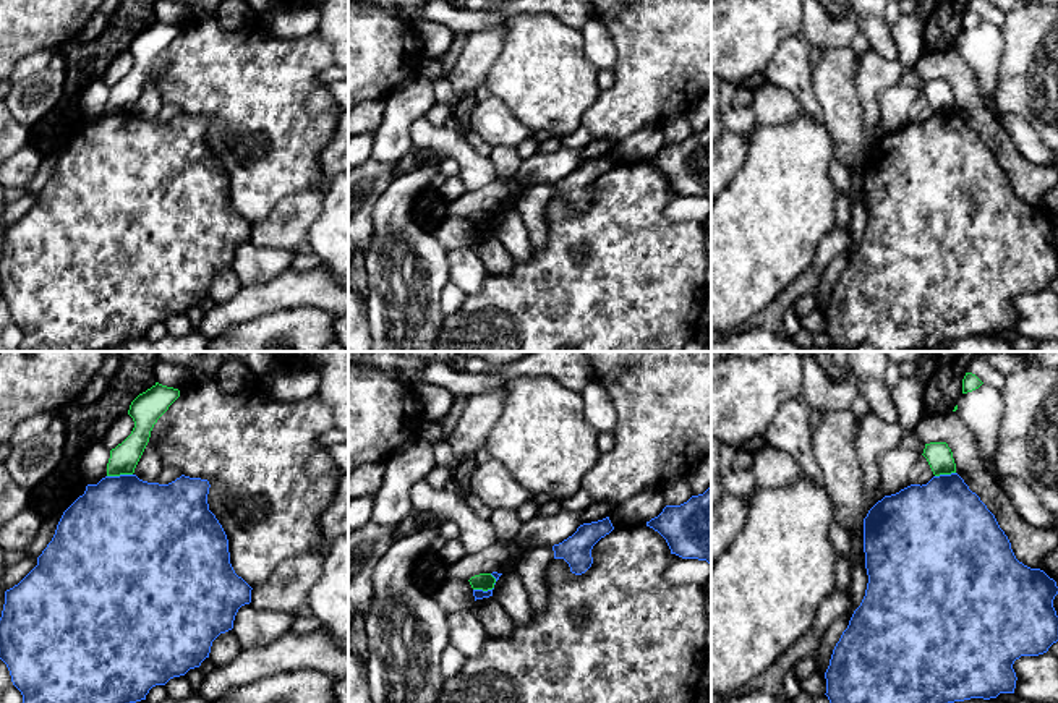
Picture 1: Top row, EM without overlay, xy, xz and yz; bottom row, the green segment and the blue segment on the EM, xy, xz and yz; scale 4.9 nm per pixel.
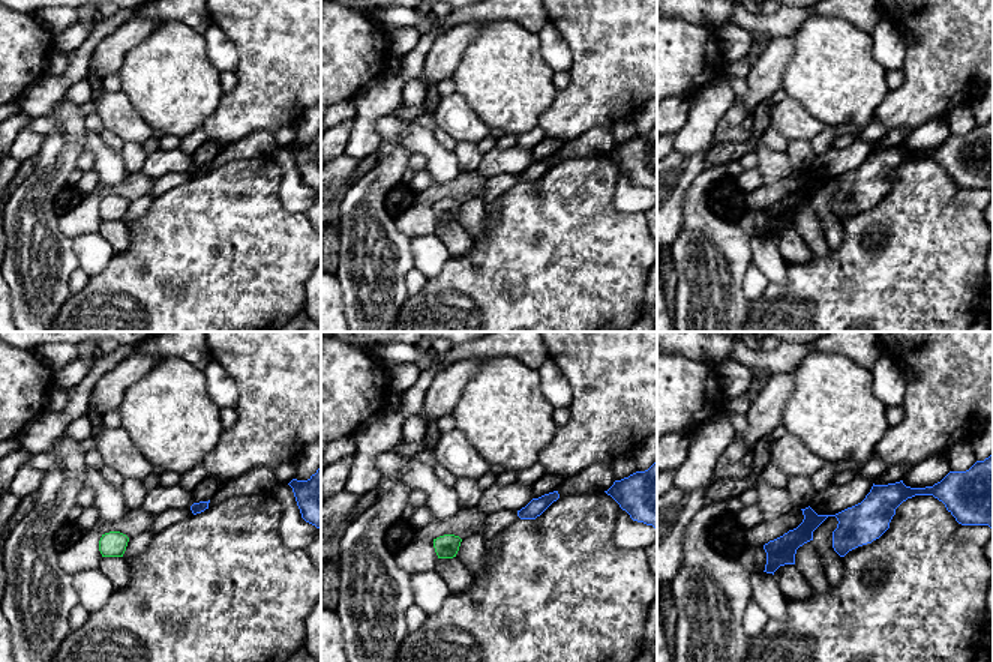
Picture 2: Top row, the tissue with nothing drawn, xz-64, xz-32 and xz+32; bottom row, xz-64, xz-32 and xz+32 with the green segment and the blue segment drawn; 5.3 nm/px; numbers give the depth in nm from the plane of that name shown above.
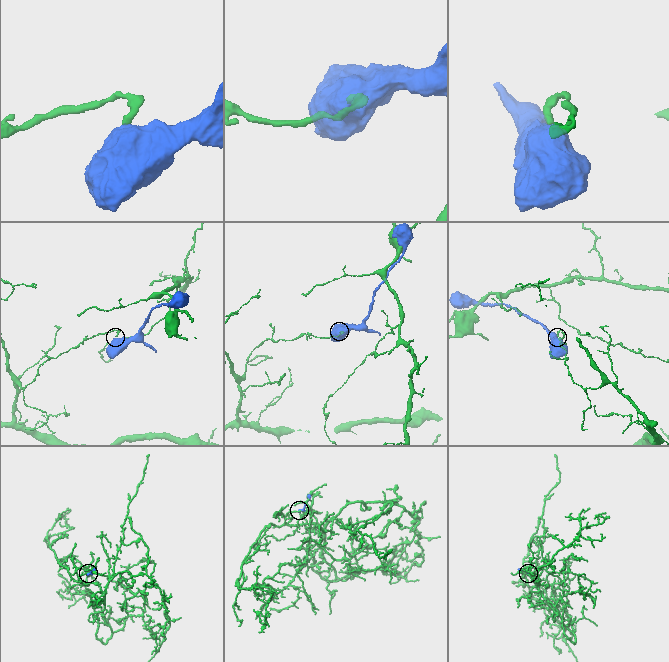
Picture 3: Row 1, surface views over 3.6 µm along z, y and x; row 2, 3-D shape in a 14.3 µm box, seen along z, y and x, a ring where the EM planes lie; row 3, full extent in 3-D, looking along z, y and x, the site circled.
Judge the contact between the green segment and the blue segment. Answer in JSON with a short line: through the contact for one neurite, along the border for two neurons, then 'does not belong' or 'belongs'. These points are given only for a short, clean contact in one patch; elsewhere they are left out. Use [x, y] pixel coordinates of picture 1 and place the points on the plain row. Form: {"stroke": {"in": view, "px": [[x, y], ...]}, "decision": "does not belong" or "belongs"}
{"stroke": {"in": "xy", "px": [[132, 110], [107, 114]]}, "decision": "does not belong"}

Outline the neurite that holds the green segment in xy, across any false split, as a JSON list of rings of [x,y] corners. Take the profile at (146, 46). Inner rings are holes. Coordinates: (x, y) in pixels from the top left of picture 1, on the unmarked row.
[[[156,19],[131,39],[128,52],[133,55],[134,65],[122,81],[110,87],[107,113],[134,110],[154,62],[178,34],[178,26]]]

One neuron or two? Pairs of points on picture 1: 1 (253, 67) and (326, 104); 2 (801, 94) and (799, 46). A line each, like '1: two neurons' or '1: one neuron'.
1: two neurons
2: one neuron

